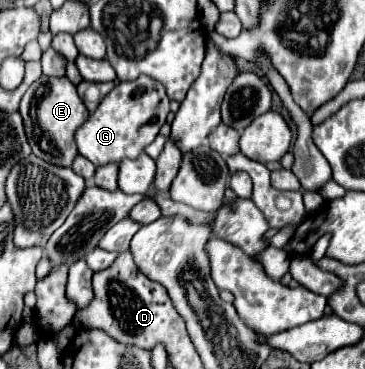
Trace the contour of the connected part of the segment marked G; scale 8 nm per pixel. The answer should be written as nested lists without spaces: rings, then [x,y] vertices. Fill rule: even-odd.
[[[139,77],[135,81],[117,83],[115,89],[99,103],[97,111],[77,129],[75,143],[79,153],[95,167],[119,163],[123,159],[137,159],[143,149],[159,135],[169,113],[169,97],[159,81]]]

